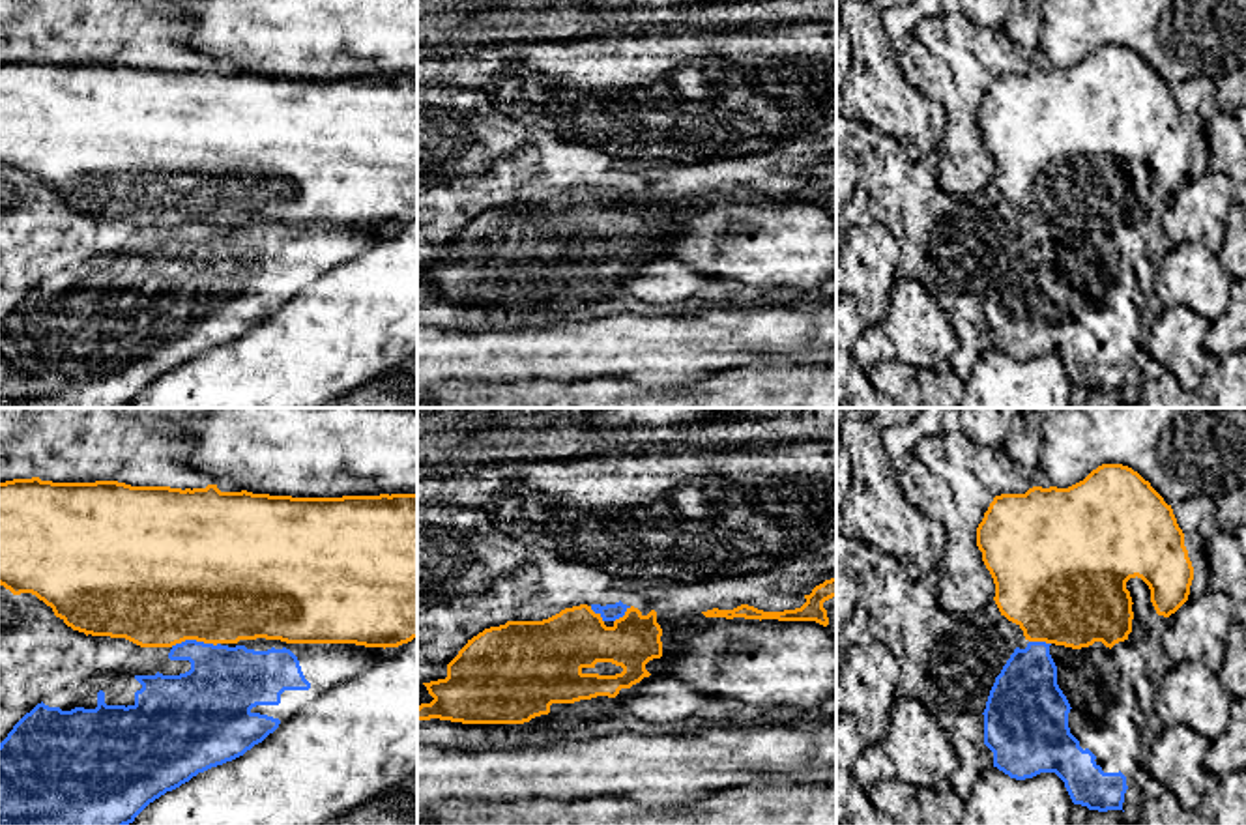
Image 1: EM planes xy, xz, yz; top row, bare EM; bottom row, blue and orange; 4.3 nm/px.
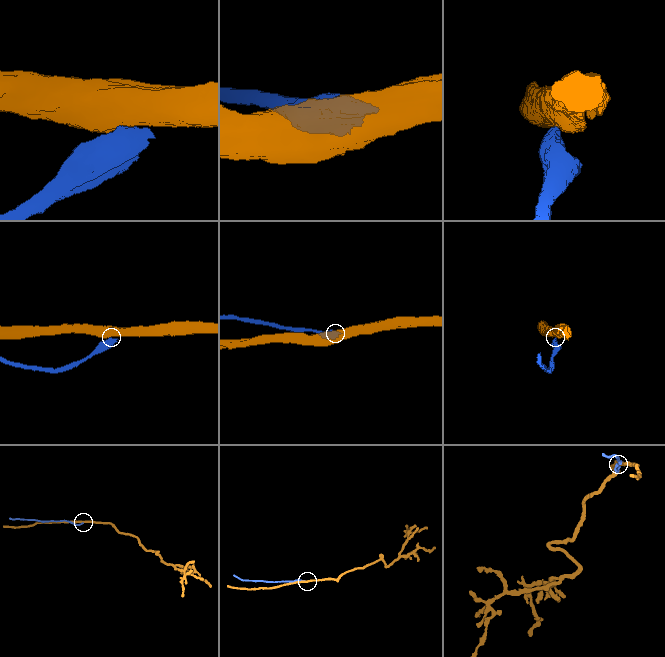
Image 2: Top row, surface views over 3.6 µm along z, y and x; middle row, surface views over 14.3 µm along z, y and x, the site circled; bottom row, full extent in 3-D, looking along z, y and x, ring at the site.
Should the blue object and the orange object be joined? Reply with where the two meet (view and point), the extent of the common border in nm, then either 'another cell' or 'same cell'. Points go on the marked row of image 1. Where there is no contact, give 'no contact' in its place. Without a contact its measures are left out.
contact xy (195, 640); length 220 nm; another cell

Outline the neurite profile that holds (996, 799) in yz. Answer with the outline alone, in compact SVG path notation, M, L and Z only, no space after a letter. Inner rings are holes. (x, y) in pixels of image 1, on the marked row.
M993 767L975 780L960 825L1070 825L1072 806L1055 773L1016 780Z

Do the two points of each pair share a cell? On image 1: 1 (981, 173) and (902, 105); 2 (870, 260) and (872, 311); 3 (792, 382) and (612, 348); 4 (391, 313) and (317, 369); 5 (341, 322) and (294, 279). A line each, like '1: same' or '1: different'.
1: different
2: same
3: different
4: same
5: different

